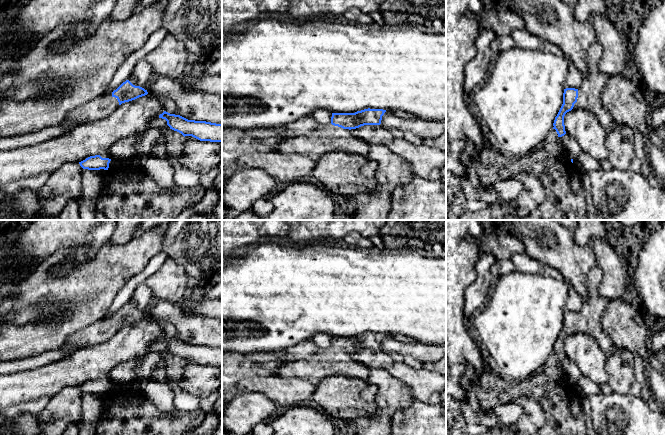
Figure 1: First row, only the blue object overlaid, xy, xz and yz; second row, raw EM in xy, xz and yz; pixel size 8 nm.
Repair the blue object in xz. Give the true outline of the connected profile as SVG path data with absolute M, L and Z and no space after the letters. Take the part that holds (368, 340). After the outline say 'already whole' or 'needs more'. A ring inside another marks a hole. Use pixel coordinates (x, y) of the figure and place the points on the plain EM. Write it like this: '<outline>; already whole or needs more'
M364 333L355 337L332 337L331 347L320 349L310 359L287 362L276 375L284 378L304 378L314 382L333 375L365 381L370 369L351 358L351 353L364 349L380 349L386 334Z; needs more

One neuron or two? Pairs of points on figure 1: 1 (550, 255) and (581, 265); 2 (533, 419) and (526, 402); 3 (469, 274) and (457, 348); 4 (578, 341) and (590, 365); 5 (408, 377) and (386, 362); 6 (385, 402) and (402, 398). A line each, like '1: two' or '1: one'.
1: one
2: one
3: one
4: one
5: one
6: one

